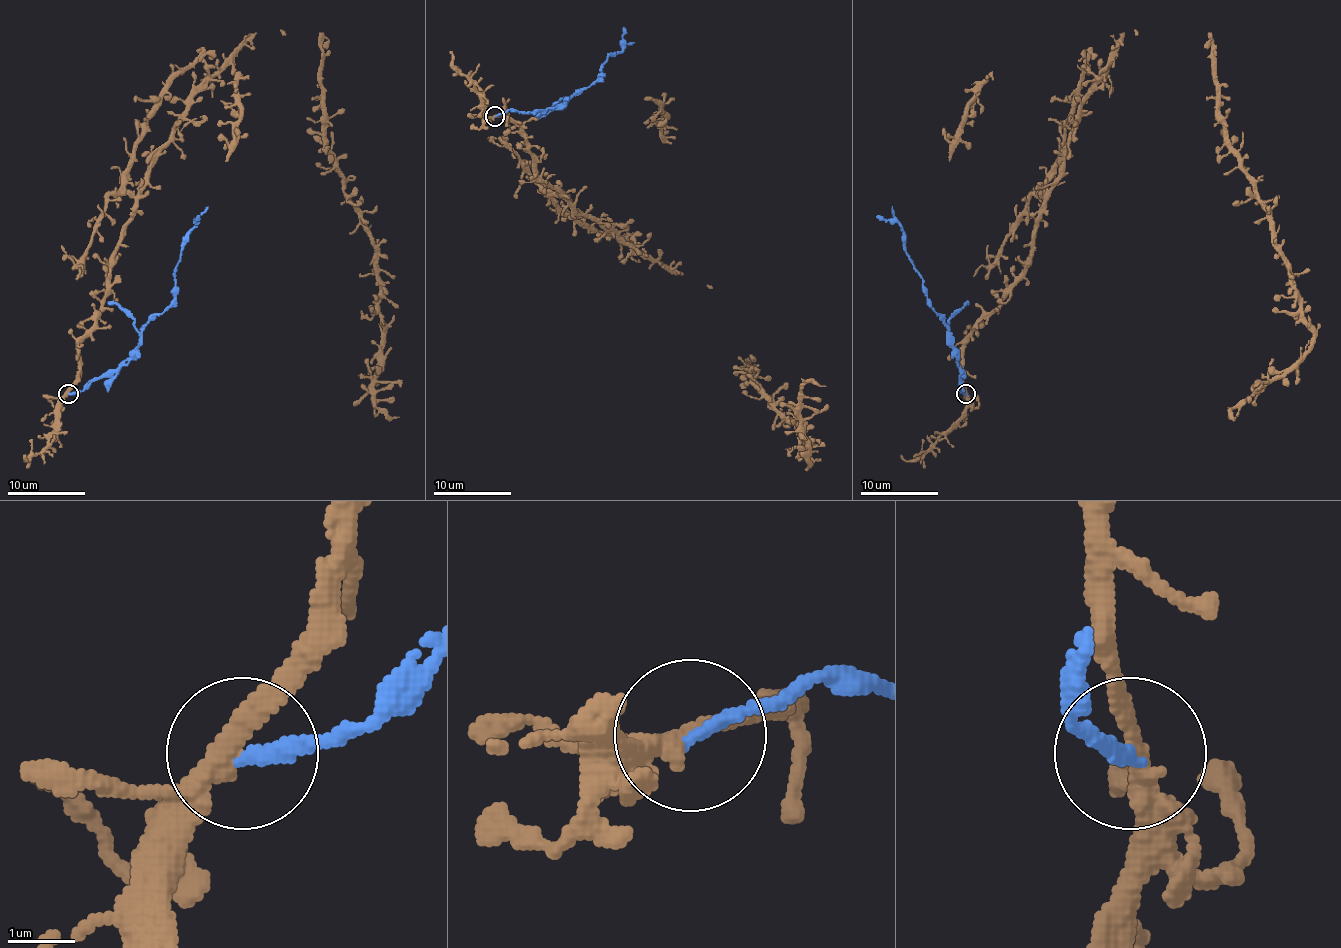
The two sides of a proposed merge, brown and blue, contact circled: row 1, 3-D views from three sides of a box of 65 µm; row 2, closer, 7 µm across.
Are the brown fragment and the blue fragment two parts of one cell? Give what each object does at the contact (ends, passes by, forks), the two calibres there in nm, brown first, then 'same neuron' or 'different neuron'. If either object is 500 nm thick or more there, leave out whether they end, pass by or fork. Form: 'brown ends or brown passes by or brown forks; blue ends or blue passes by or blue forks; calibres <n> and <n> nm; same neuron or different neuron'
brown passes by; blue ends; calibres 320 and 200 nm; different neuron

